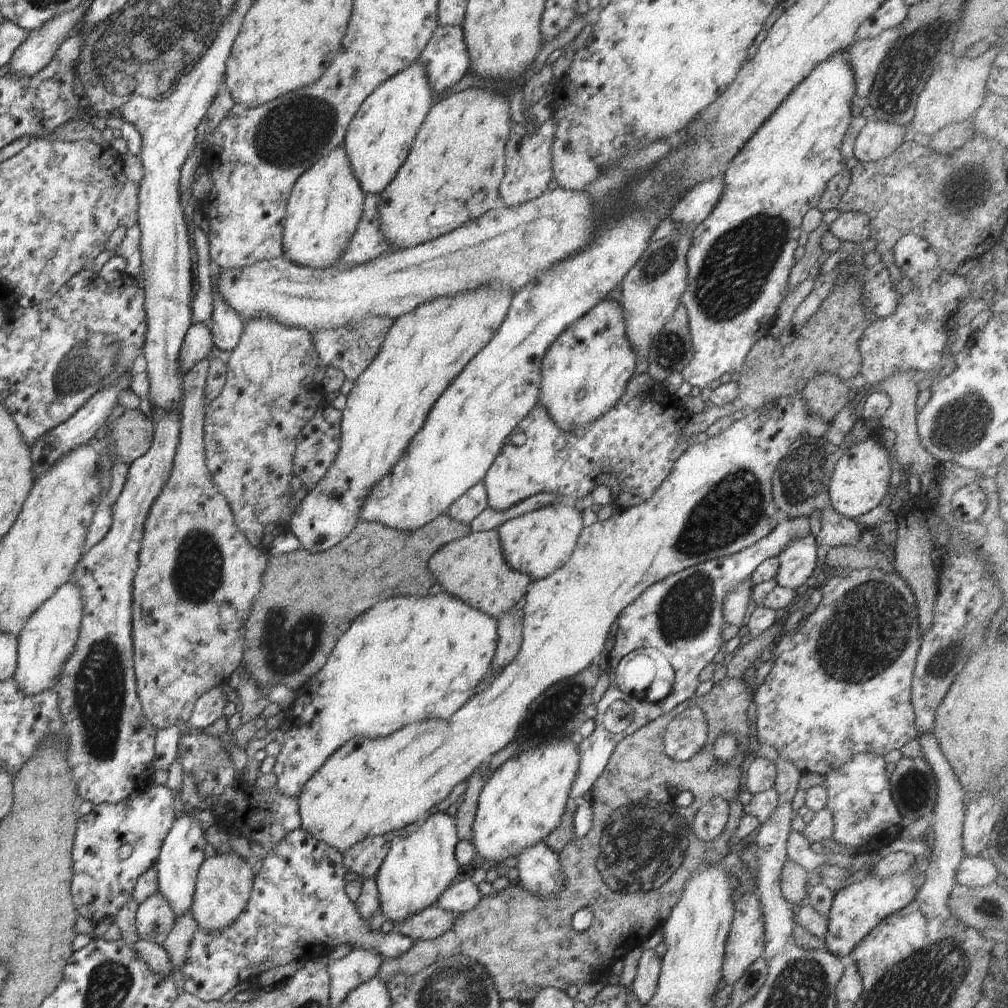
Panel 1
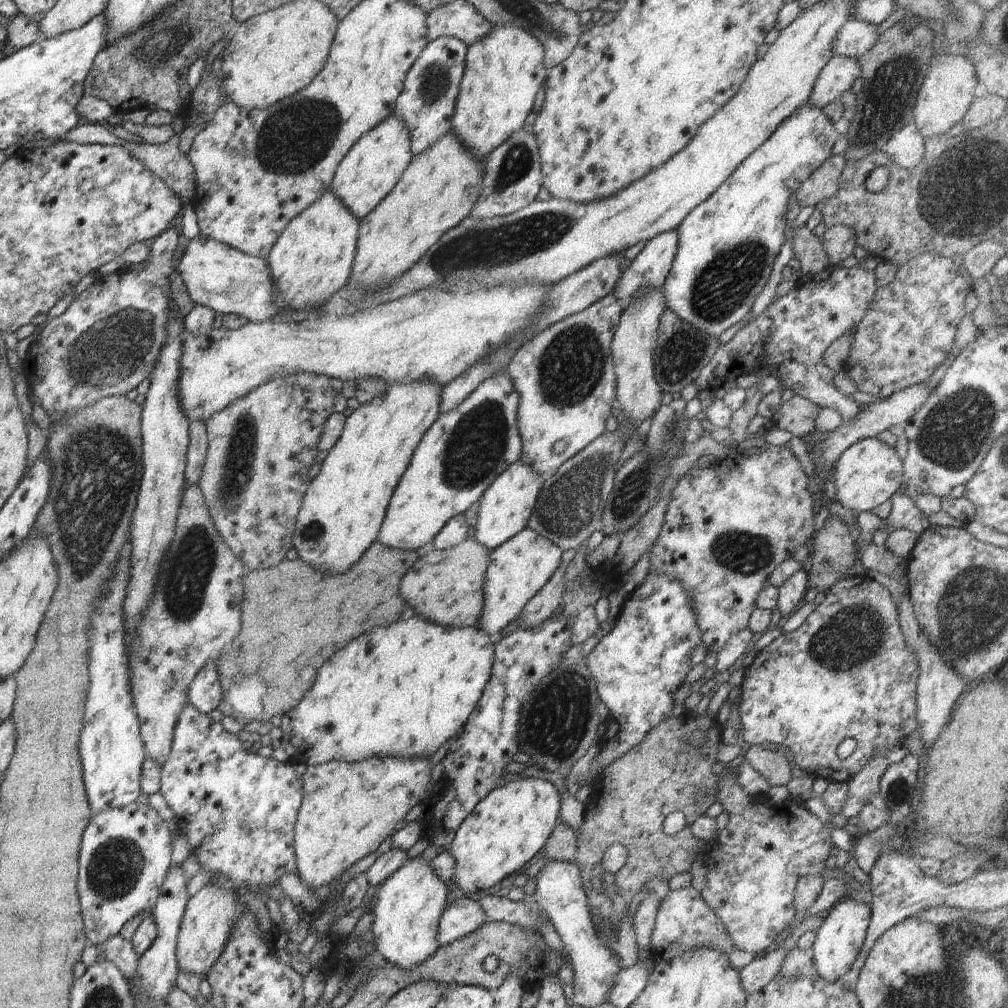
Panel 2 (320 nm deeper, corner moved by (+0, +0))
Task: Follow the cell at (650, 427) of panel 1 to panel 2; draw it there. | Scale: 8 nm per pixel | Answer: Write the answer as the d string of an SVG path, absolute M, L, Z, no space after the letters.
M520 458L514 464L510 464L480 496L478 522L472 539L492 551L527 528L534 506L537 506L543 482L543 475L538 474L536 468L532 468L532 464L526 464Z

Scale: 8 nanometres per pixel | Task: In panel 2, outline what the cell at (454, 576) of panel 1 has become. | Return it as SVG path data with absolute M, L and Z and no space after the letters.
M472 538L446 550L437 550L416 560L412 569L401 578L400 595L408 607L414 608L416 615L424 616L430 622L450 628L477 627L480 614L484 610L484 576L490 564L490 550Z

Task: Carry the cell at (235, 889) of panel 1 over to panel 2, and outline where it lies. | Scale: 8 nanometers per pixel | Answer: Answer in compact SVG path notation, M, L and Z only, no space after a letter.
M209 883L190 897L178 934L176 957L179 970L202 976L208 973L226 948L232 926L244 916L245 906L240 904L237 892L224 890L220 884Z

